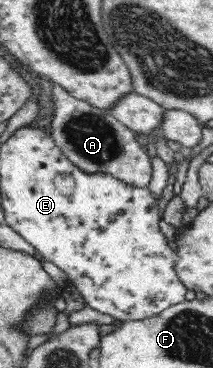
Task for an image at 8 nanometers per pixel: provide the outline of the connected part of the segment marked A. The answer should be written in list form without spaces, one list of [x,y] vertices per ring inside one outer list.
[[[61,85],[51,86],[53,116],[49,120],[51,120],[55,144],[63,150],[63,154],[87,173],[110,173],[111,176],[129,185],[147,188],[153,173],[151,158],[135,140],[135,132],[121,121],[117,121],[111,111],[75,99]]]

